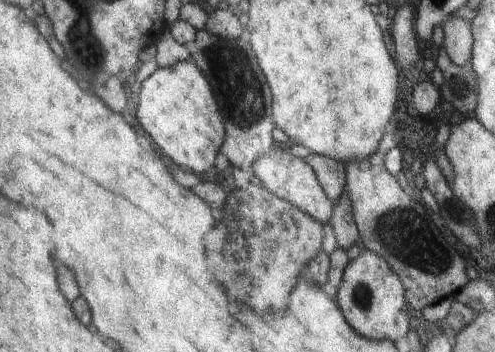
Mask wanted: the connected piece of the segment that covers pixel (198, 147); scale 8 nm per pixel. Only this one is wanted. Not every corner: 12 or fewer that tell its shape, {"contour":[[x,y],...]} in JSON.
{"contour":[[194,60],[144,82],[140,120],[198,174],[228,138]]}

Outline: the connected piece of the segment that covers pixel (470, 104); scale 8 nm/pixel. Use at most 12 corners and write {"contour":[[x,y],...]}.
{"contour":[[440,46],[443,100],[463,116],[476,108],[473,68],[455,65]]}

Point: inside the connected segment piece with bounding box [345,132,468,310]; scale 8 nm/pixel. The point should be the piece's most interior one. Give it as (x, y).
(390, 223)

